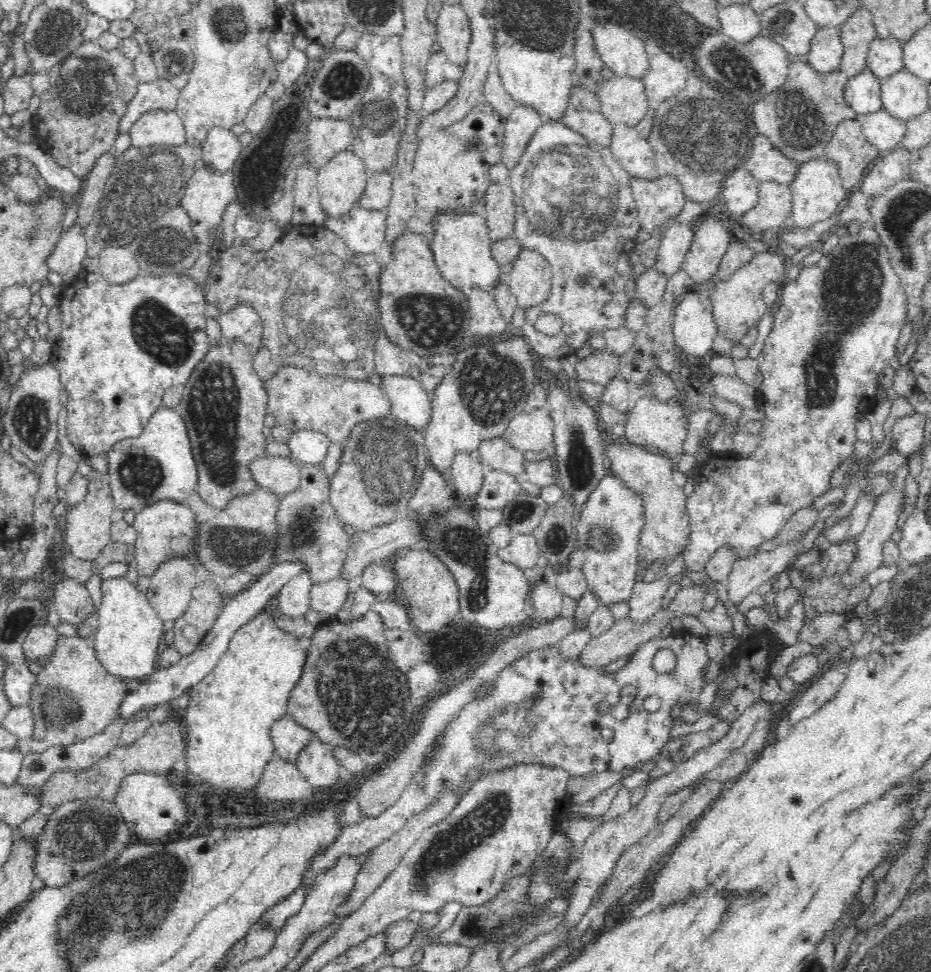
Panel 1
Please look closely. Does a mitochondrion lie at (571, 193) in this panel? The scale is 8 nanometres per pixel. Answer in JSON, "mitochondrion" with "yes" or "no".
{"mitochondrion":"yes"}

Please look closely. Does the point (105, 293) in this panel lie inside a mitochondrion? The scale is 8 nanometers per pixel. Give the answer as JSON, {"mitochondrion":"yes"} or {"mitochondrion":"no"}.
{"mitochondrion":"no"}

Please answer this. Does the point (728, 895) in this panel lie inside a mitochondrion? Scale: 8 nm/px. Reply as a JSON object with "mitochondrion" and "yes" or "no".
{"mitochondrion":"no"}

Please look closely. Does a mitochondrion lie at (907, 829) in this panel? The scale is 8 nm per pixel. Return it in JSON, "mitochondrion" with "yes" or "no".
{"mitochondrion":"no"}

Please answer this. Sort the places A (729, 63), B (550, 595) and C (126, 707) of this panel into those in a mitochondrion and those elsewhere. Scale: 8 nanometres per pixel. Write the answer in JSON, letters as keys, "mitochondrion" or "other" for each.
{"A":"mitochondrion","B":"other","C":"other"}

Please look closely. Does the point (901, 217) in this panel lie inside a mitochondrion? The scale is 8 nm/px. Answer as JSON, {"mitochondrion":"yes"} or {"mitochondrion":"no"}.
{"mitochondrion":"yes"}

